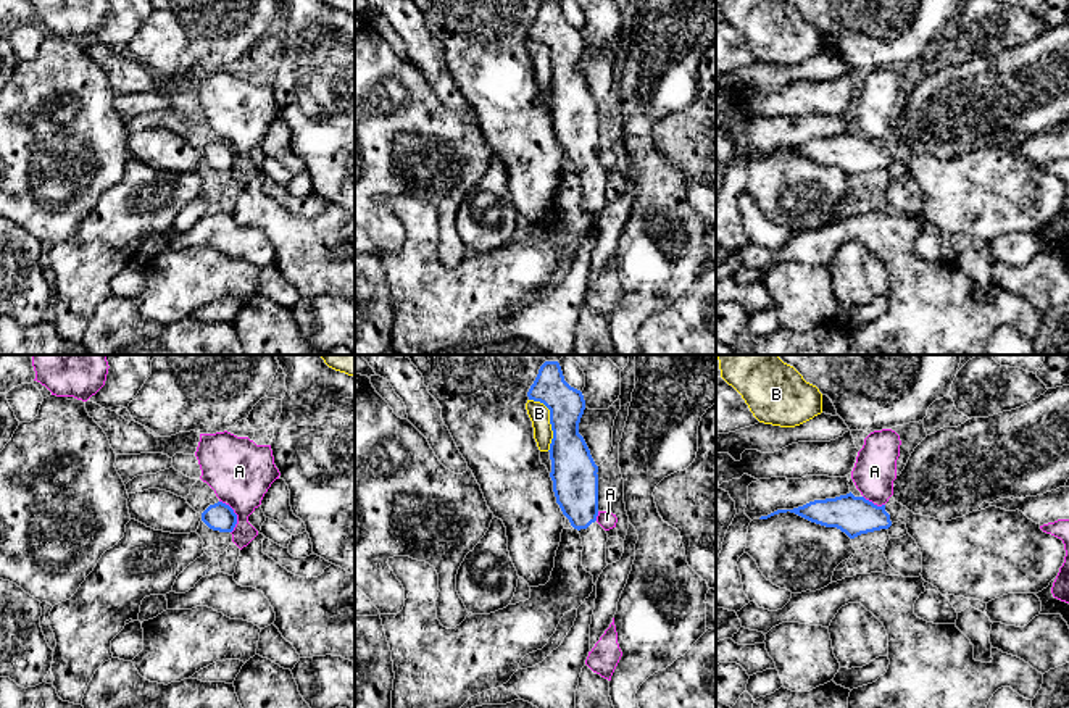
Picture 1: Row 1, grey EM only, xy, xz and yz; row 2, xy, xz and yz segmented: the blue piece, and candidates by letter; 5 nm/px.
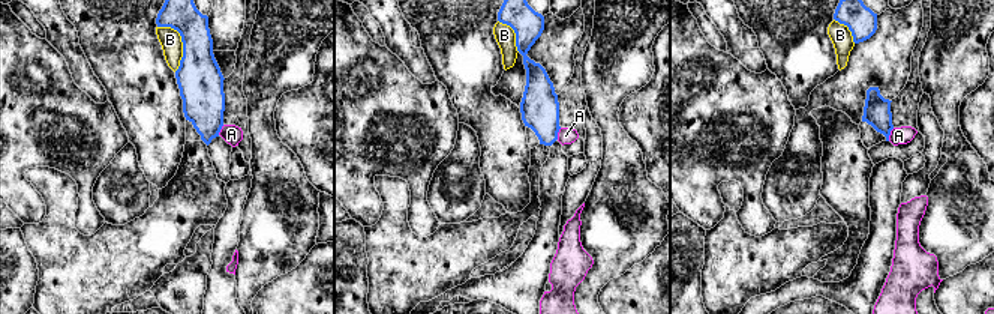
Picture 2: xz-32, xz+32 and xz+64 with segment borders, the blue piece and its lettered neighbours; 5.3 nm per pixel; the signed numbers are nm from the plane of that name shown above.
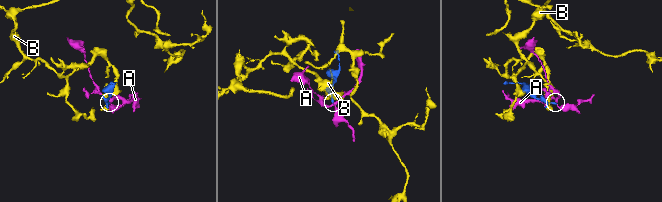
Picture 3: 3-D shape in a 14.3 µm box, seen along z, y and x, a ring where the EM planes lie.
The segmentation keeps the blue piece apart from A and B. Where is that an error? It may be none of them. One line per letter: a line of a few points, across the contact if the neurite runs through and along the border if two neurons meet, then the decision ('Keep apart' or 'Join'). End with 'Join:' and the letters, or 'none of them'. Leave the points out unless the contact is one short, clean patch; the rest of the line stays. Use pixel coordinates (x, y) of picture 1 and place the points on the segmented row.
A: Line: xy (220, 500), (236, 515), (236, 526), (231, 533). Keep apart
B: Keep apart
Join: none of them

